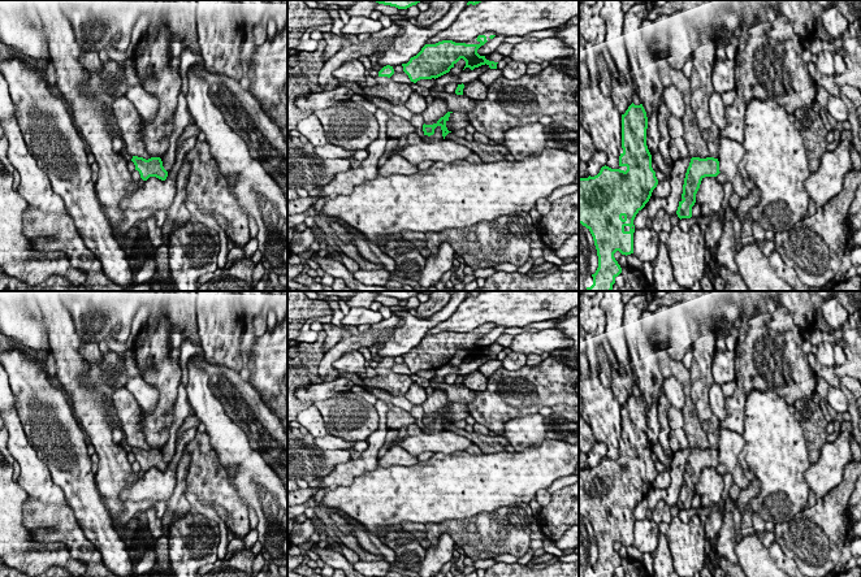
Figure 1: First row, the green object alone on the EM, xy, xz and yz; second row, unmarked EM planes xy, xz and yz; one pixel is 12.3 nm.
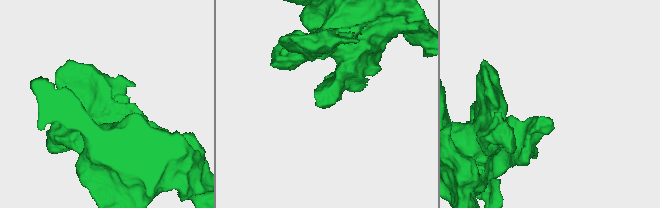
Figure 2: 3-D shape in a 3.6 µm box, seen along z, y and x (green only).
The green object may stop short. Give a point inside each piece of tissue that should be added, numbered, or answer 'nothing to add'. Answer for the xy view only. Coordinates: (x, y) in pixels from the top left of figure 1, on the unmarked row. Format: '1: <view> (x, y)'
nothing to add

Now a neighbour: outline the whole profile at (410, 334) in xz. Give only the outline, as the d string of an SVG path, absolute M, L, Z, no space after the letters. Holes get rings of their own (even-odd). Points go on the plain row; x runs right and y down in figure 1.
M455 291L449 303L428 318L421 320L411 313L404 314L404 324L397 327L394 335L377 350L377 353L381 357L407 355L434 326L446 321L457 311L467 294L468 291Z

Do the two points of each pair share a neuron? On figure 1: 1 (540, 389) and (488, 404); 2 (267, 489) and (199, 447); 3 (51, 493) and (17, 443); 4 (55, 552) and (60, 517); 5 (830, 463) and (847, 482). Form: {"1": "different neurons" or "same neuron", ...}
{"1": "same neuron", "2": "different neurons", "3": "same neuron", "4": "different neurons", "5": "different neurons"}

